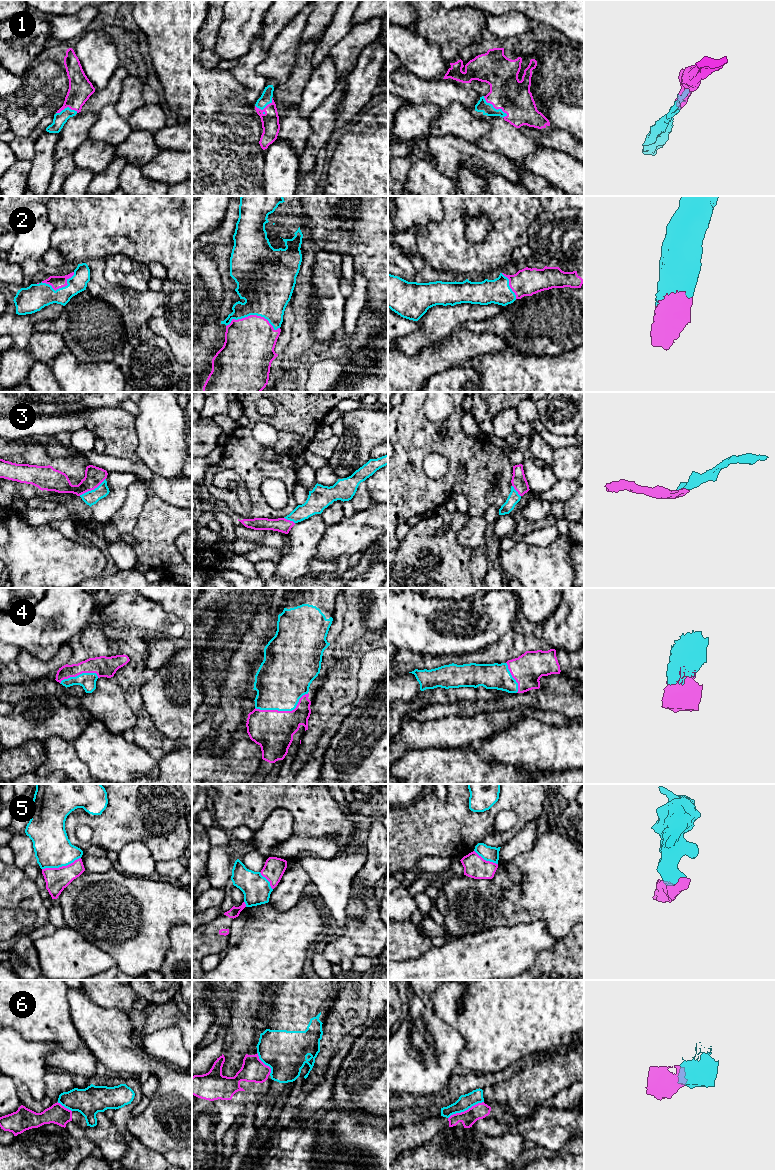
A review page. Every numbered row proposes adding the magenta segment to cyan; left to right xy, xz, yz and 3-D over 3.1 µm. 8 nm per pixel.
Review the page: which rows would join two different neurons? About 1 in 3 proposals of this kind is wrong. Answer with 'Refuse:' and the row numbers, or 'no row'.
Refuse: 5, 6

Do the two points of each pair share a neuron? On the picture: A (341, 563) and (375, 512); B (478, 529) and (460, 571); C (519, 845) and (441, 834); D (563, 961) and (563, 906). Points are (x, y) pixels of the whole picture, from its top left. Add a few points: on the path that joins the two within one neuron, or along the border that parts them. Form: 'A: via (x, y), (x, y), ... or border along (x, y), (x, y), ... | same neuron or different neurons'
A: border along (346, 556), (337, 556), (323, 560) | different neurons
B: border along (464, 524), (457, 535), (457, 541), (472, 550) | different neurons
C: border along (523, 827), (500, 846) | different neurons
D: border along (573, 926), (563, 938), (558, 939) | different neurons

